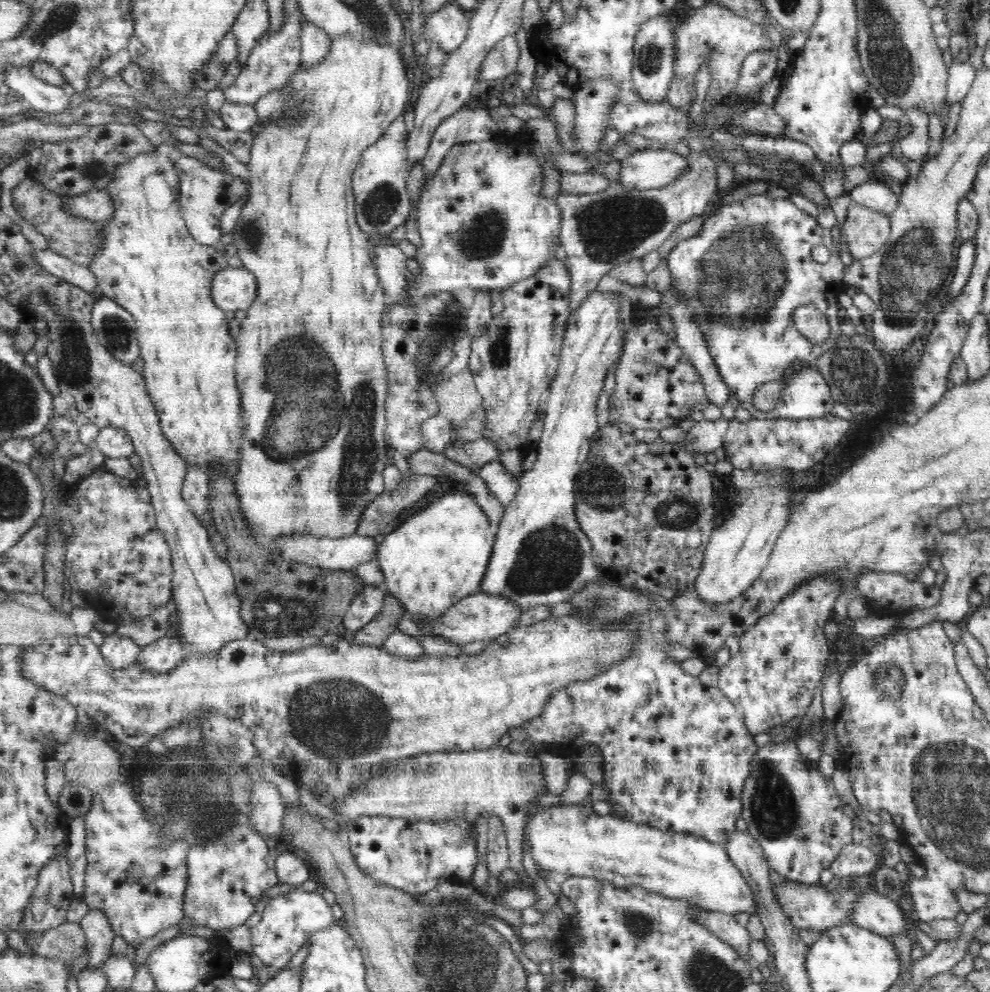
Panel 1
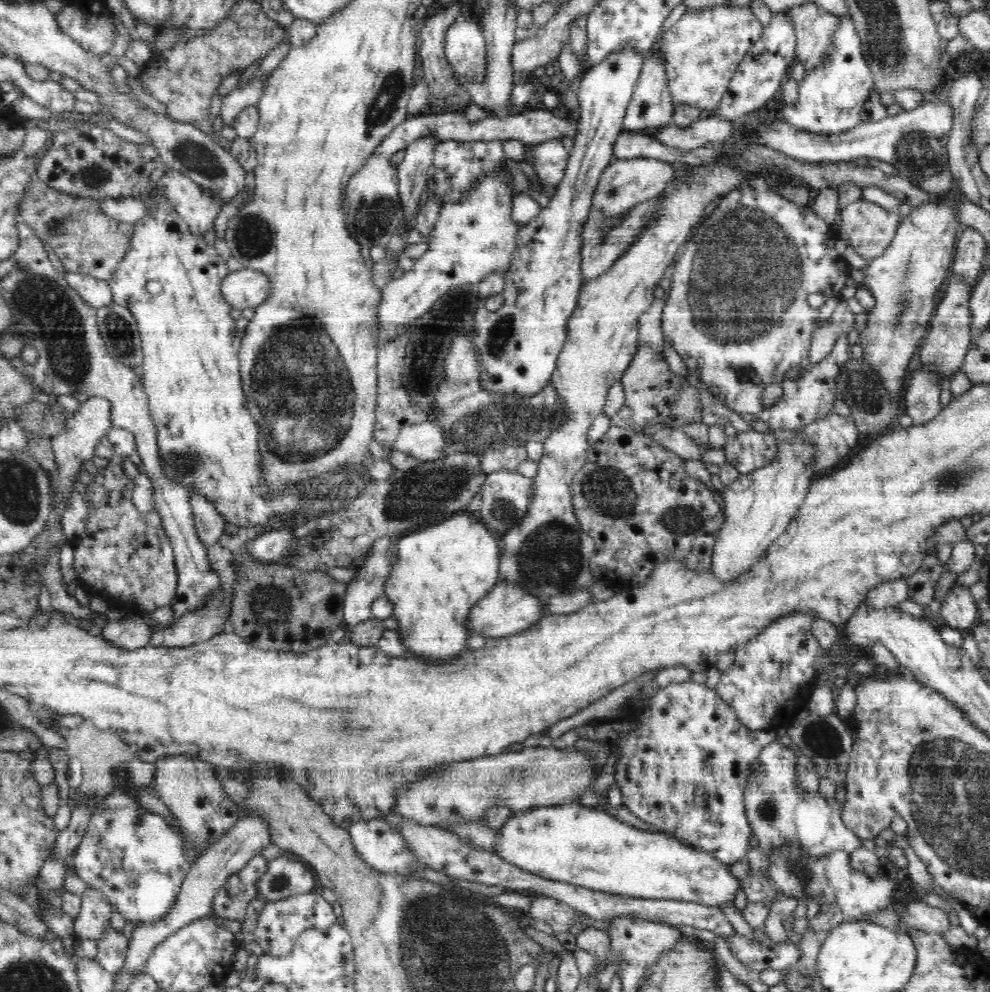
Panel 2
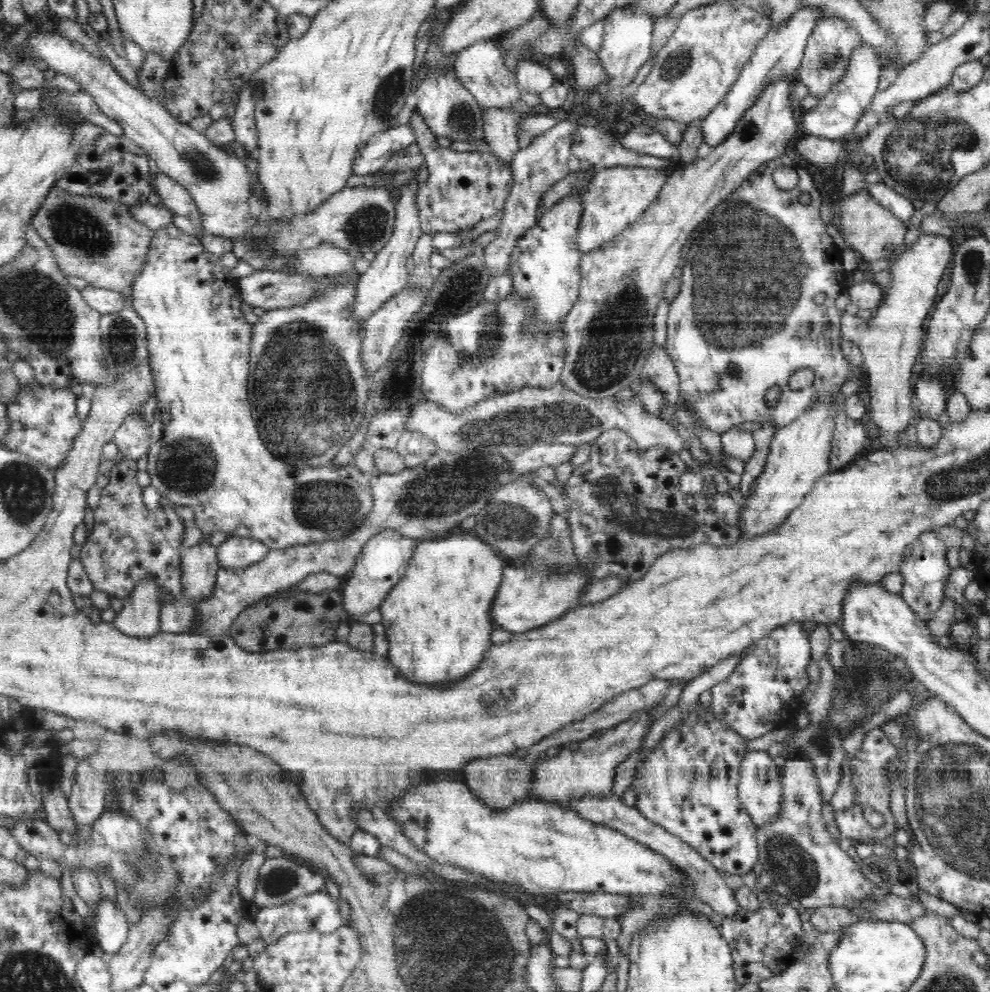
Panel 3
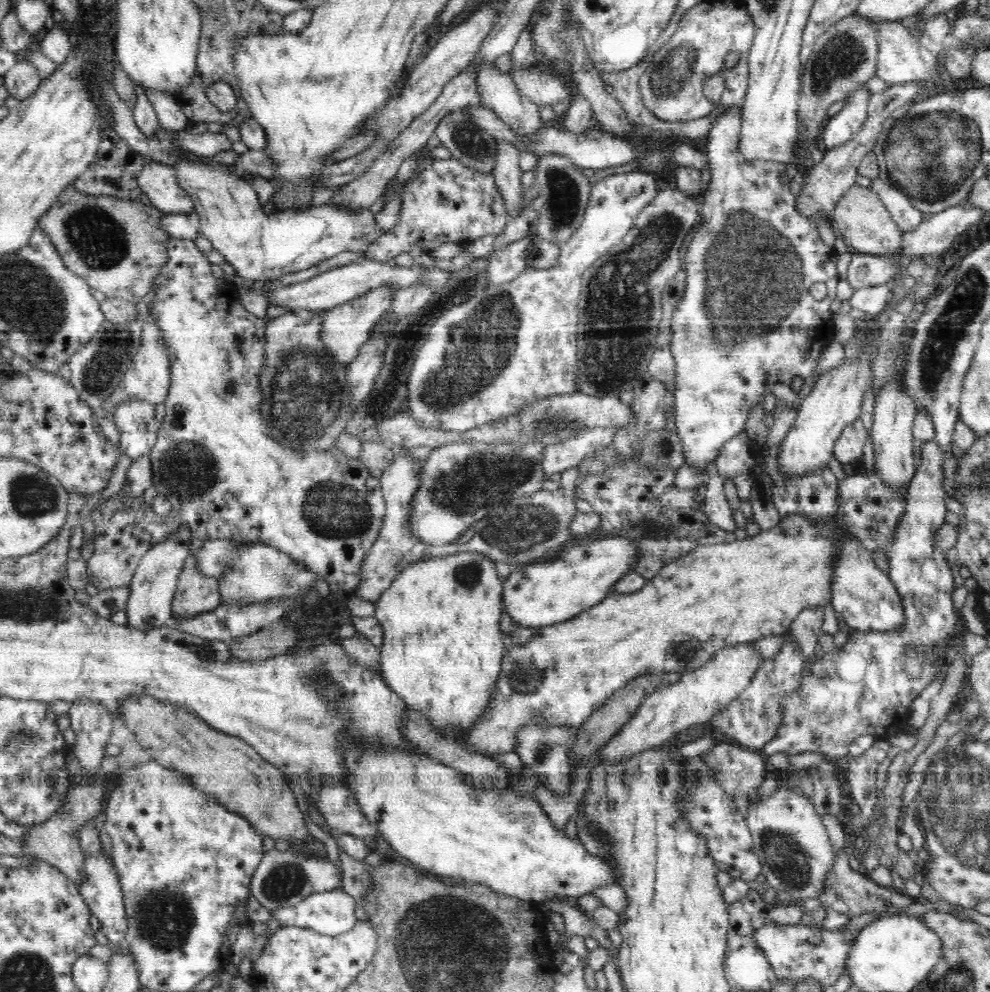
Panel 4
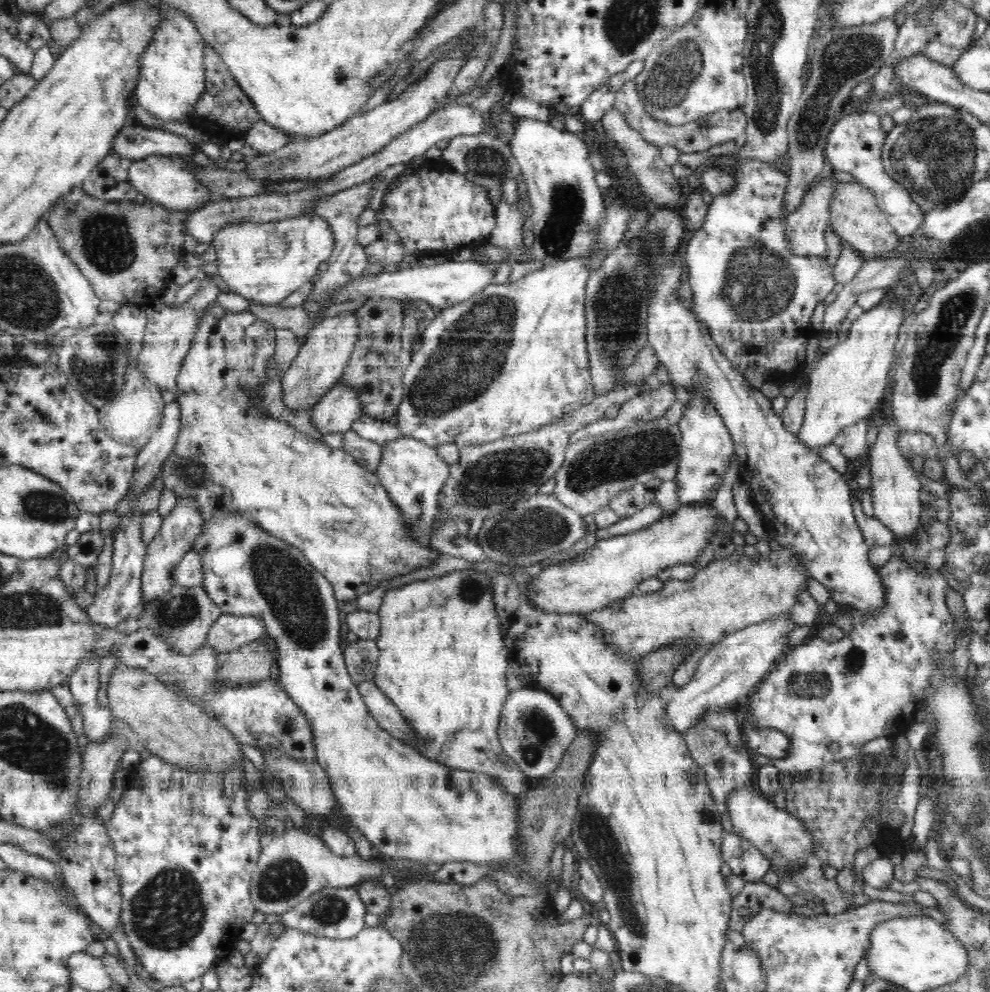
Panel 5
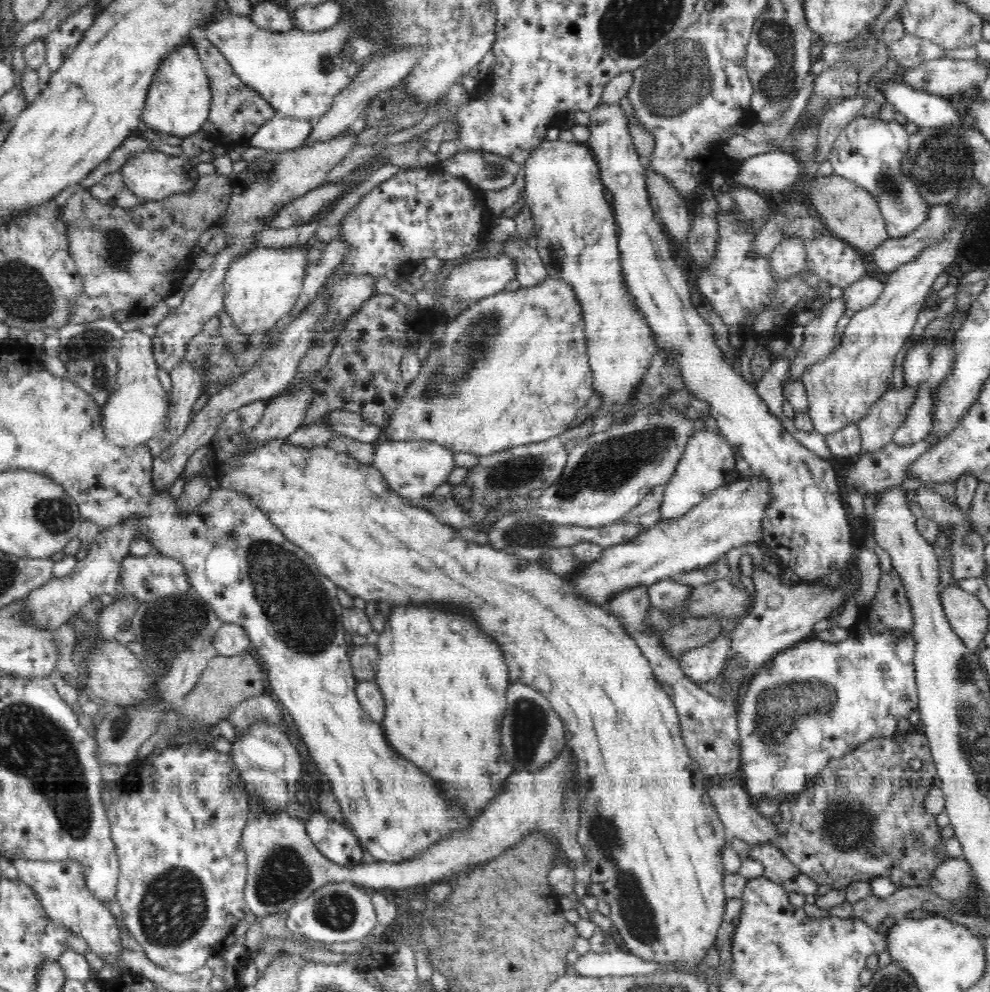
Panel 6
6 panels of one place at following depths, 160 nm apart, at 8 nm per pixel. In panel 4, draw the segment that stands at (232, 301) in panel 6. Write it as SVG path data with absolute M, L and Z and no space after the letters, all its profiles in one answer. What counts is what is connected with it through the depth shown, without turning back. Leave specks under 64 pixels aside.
M180 157L175 163L173 168L178 178L178 185L190 195L193 210L199 216L201 236L210 240L213 249L217 250L242 278L250 280L275 278L277 280L284 274L306 270L346 250L363 254L374 240L378 240L378 237L385 233L384 229L376 223L377 214L374 214L370 207L352 213L350 209L327 204L307 207L302 211L279 211L269 215L264 213L251 182L241 178L235 172L235 166L190 161L186 157Z

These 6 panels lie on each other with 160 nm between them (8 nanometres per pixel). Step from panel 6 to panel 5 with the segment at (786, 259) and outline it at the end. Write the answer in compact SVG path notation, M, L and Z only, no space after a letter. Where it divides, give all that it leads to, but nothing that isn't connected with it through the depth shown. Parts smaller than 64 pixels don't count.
M834 176L811 186L793 213L786 218L786 237L788 245L796 255L826 256L828 247L824 234L830 220L830 202L834 198L837 185Z

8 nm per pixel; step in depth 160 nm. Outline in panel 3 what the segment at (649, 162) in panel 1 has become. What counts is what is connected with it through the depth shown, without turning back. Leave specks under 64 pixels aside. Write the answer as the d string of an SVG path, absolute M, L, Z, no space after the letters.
M614 167L598 170L591 184L582 192L582 218L578 228L578 249L586 254L612 242L629 224L658 198L669 171L642 167Z

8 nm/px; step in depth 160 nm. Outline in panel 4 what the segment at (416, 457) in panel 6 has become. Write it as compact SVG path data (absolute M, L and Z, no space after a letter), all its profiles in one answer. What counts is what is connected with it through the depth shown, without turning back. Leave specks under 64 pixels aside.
M401 452L394 453L394 460L380 476L381 489L386 499L387 512L380 530L380 538L374 542L370 552L366 554L362 569L362 582L354 590L353 596L362 600L368 600L376 604L378 599L406 567L420 562L426 551L427 545L412 535L410 531L410 514L412 514L411 502L416 489L419 489L423 462L414 460L409 456L403 456Z

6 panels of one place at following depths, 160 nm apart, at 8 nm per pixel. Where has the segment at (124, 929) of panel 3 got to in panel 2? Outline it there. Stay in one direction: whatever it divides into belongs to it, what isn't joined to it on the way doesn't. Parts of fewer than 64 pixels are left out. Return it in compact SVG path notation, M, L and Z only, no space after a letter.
M112 927L108 928L102 938L97 941L97 955L95 960L100 963L108 972L119 974L126 960L129 940Z

